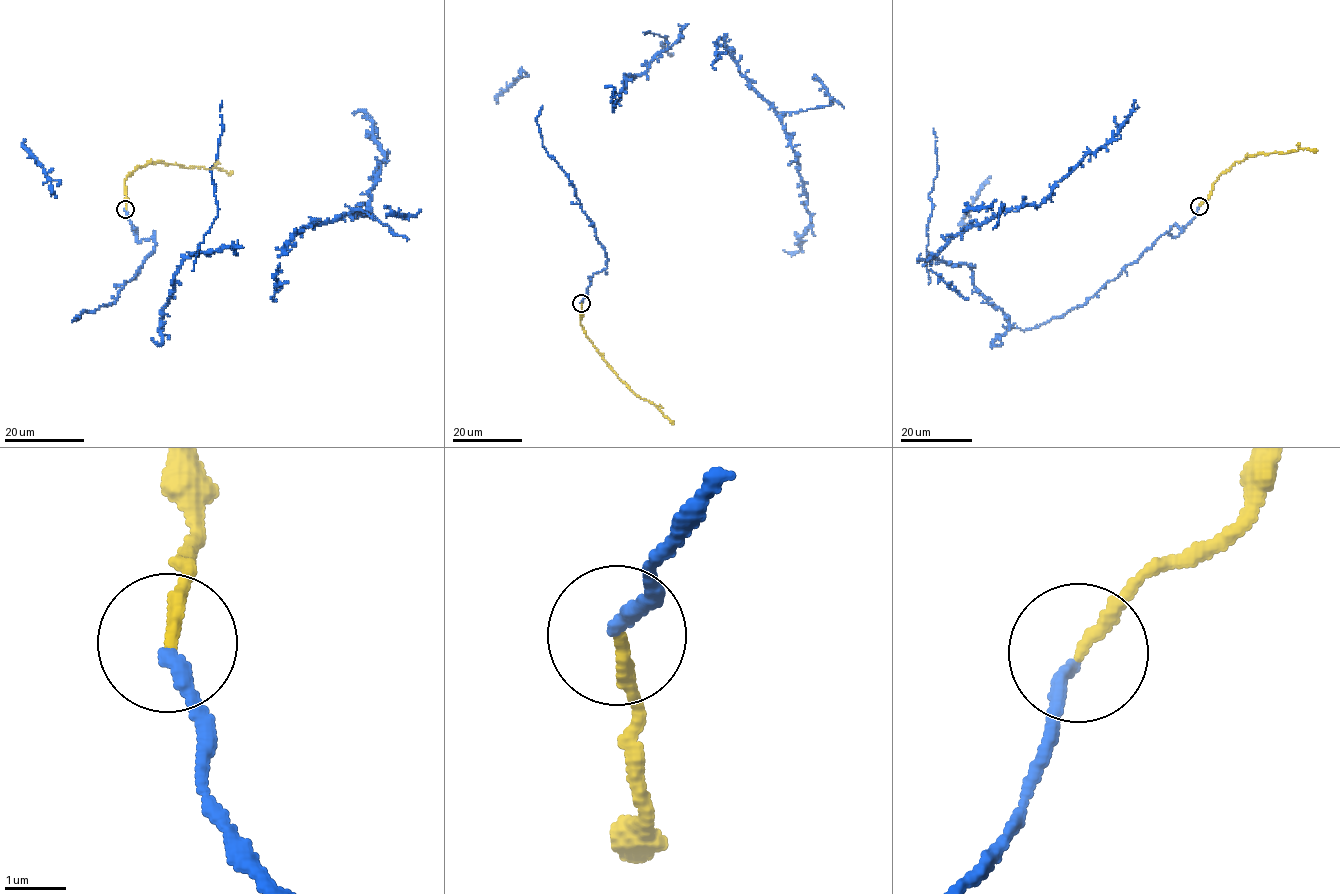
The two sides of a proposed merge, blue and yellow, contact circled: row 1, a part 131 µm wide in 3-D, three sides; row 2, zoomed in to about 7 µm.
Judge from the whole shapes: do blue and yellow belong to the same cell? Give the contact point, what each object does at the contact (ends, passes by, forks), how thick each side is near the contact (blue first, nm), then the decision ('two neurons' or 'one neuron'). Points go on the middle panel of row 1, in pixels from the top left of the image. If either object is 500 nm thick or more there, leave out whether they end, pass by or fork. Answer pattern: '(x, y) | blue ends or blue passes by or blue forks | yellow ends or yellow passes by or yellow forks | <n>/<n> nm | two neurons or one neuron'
(581, 303) | blue ends | yellow ends | 240/200 nm | one neuron

